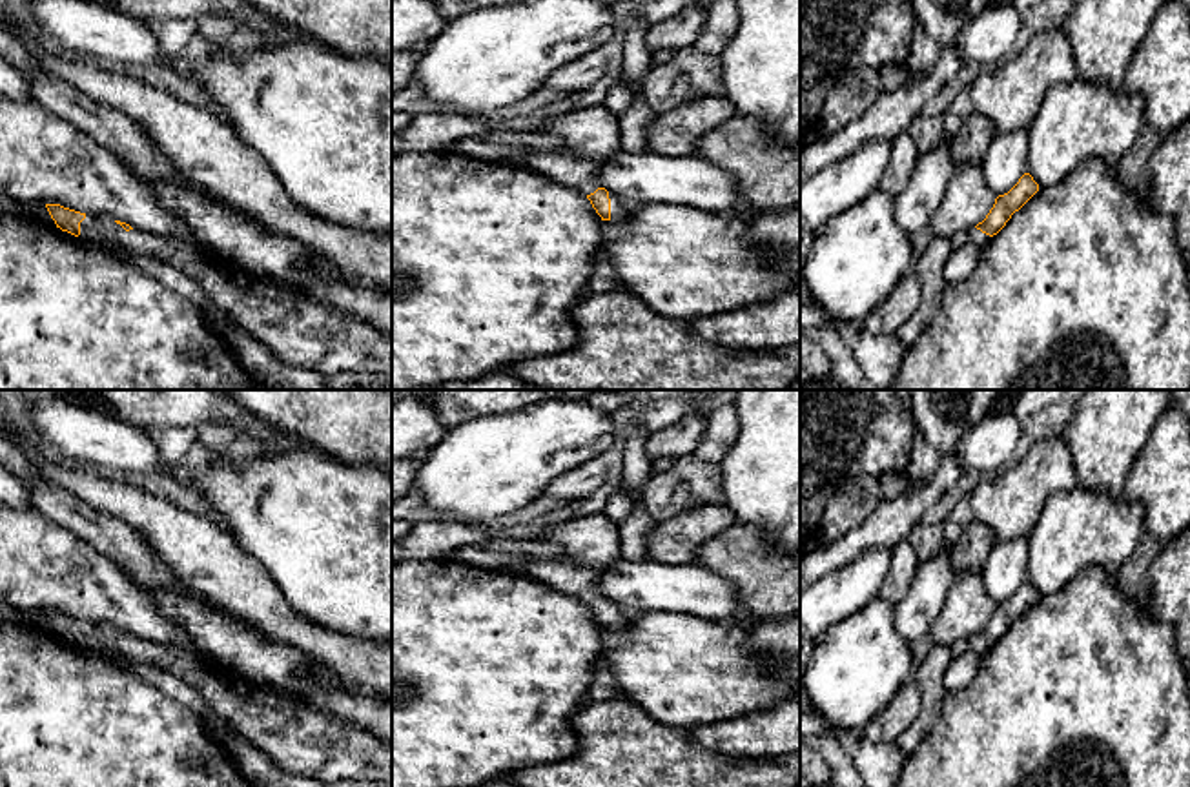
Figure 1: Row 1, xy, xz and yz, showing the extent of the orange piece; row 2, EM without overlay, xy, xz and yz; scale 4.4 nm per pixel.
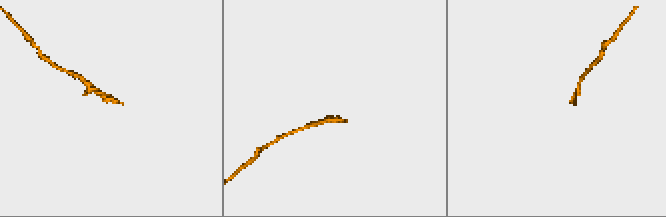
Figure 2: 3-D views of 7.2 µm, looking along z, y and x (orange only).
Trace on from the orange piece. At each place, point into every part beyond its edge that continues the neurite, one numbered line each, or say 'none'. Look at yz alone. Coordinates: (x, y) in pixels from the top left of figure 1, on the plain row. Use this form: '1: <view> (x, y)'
1: yz (977, 645)

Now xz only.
1: xz (618, 620)

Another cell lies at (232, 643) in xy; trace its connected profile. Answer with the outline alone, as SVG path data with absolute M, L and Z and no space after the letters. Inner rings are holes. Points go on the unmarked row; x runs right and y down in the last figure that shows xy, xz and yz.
M133 581L164 618L188 634L195 650L211 667L257 687L304 694L310 705L317 705L324 690L344 687L304 650L272 638L261 627L217 608L188 588Z

